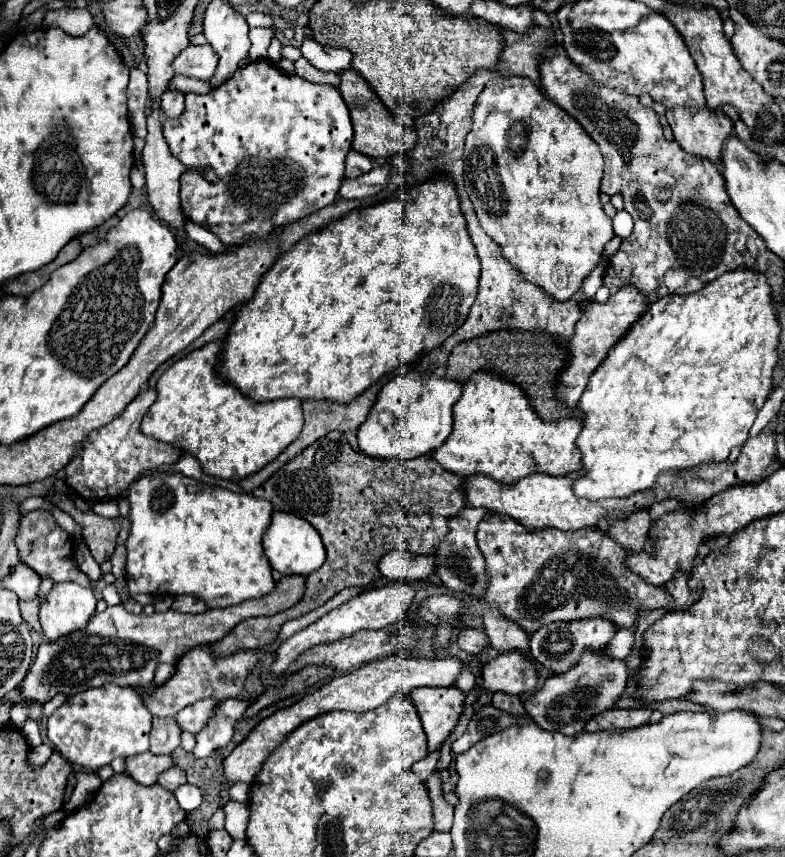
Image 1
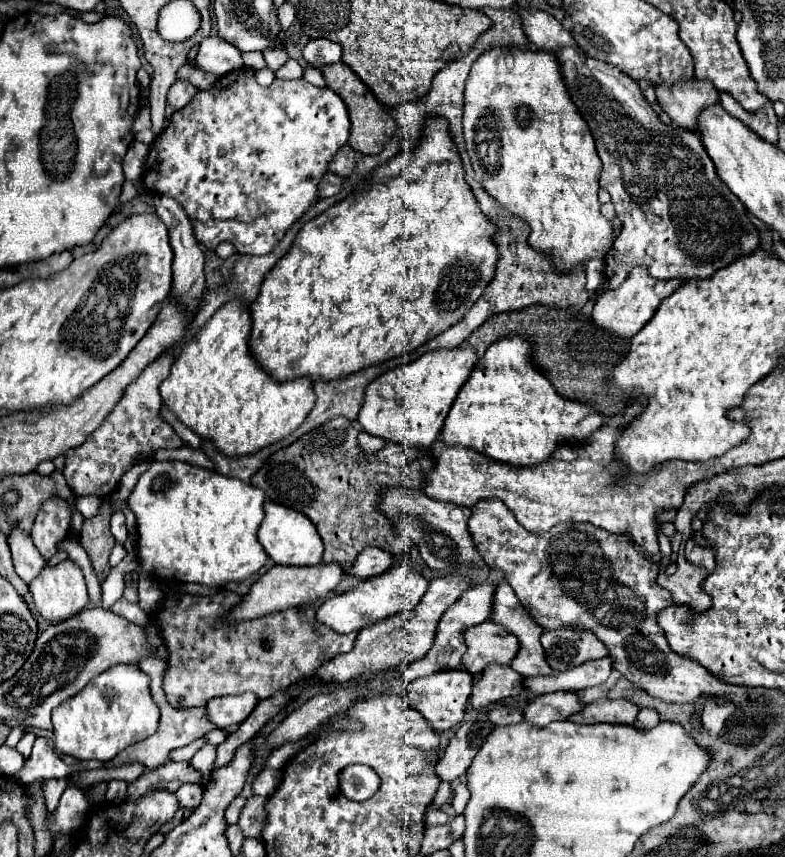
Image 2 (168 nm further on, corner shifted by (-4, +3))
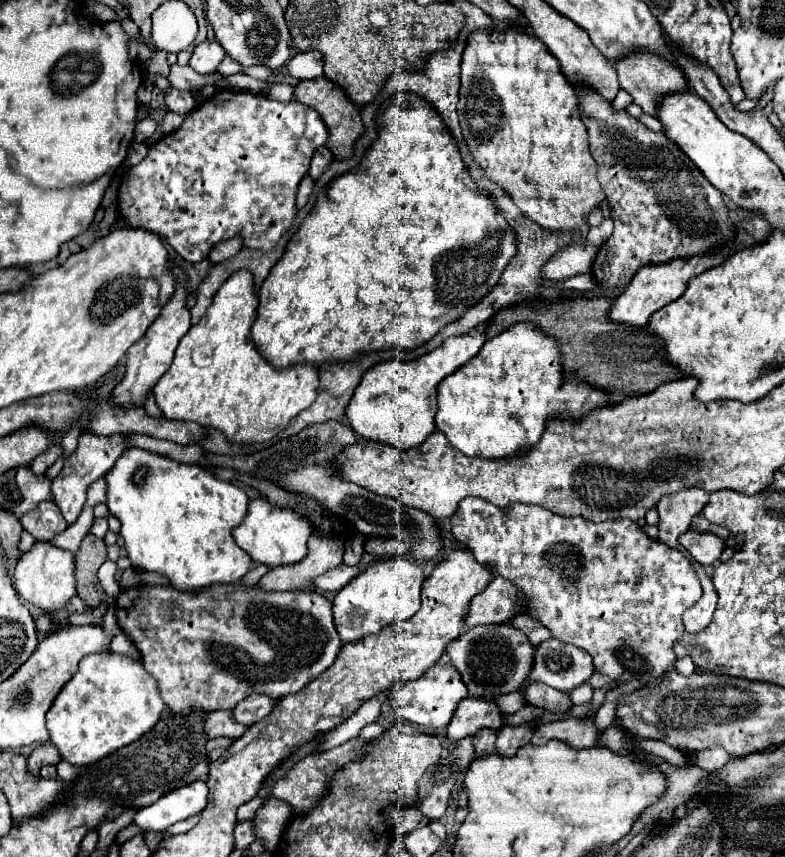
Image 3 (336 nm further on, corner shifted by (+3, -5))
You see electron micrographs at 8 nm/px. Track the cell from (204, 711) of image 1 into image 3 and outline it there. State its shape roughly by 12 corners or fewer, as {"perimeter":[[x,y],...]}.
{"perimeter":[[251,695],[233,709],[235,719],[253,725],[271,713],[275,701]]}

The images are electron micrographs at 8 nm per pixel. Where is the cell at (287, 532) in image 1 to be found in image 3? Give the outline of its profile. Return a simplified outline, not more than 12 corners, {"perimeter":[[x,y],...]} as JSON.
{"perimeter":[[263,495],[233,529],[239,547],[269,567],[307,555],[311,523]]}

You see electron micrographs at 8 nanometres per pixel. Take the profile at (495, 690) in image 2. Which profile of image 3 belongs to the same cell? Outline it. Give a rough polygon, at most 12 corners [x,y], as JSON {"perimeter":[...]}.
{"perimeter":[[465,697],[445,737],[457,743],[503,725],[495,701]]}

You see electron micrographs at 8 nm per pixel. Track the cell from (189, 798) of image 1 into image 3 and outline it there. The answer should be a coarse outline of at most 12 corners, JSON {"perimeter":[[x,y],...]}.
{"perimeter":[[195,781],[141,809],[135,823],[161,831],[199,815],[207,805],[205,781]]}

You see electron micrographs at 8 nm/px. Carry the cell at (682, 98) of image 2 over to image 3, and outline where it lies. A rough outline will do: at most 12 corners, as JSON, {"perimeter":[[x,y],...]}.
{"perimeter":[[655,53],[615,63],[625,89],[649,115],[655,99],[689,89],[681,69]]}

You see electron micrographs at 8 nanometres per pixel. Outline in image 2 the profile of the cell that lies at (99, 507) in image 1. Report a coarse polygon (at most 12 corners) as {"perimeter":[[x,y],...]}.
{"perimeter":[[112,511],[112,535],[118,543],[126,543],[128,529],[124,513]]}

